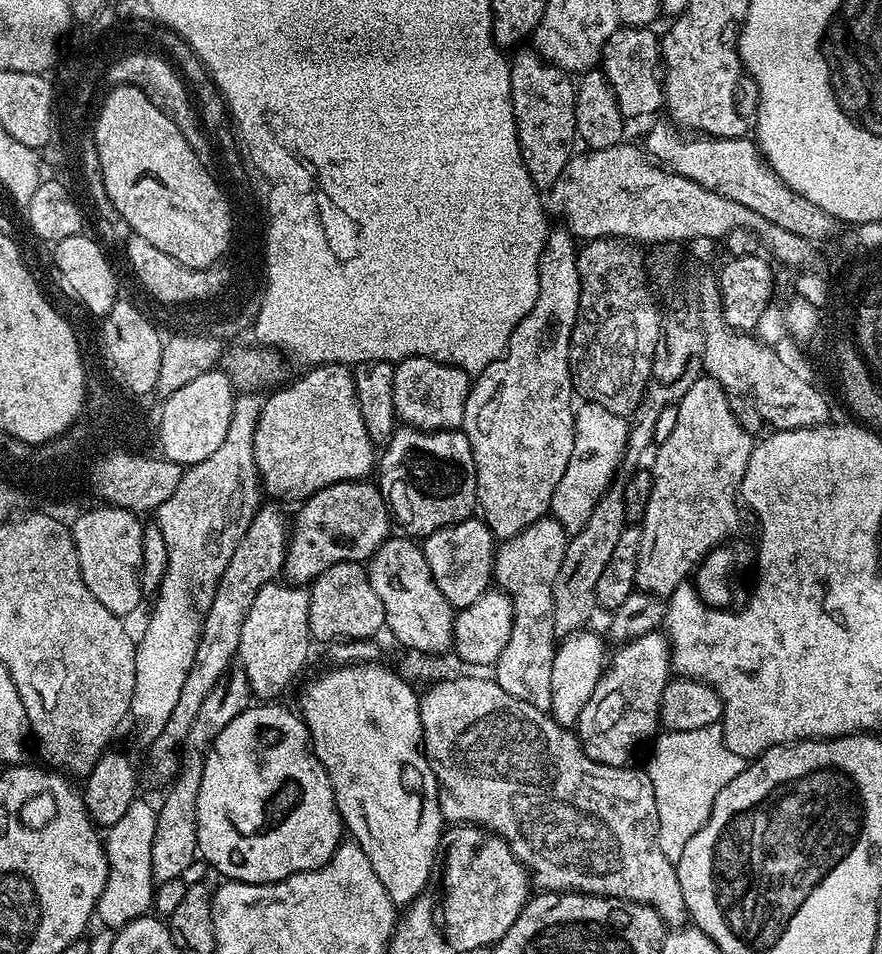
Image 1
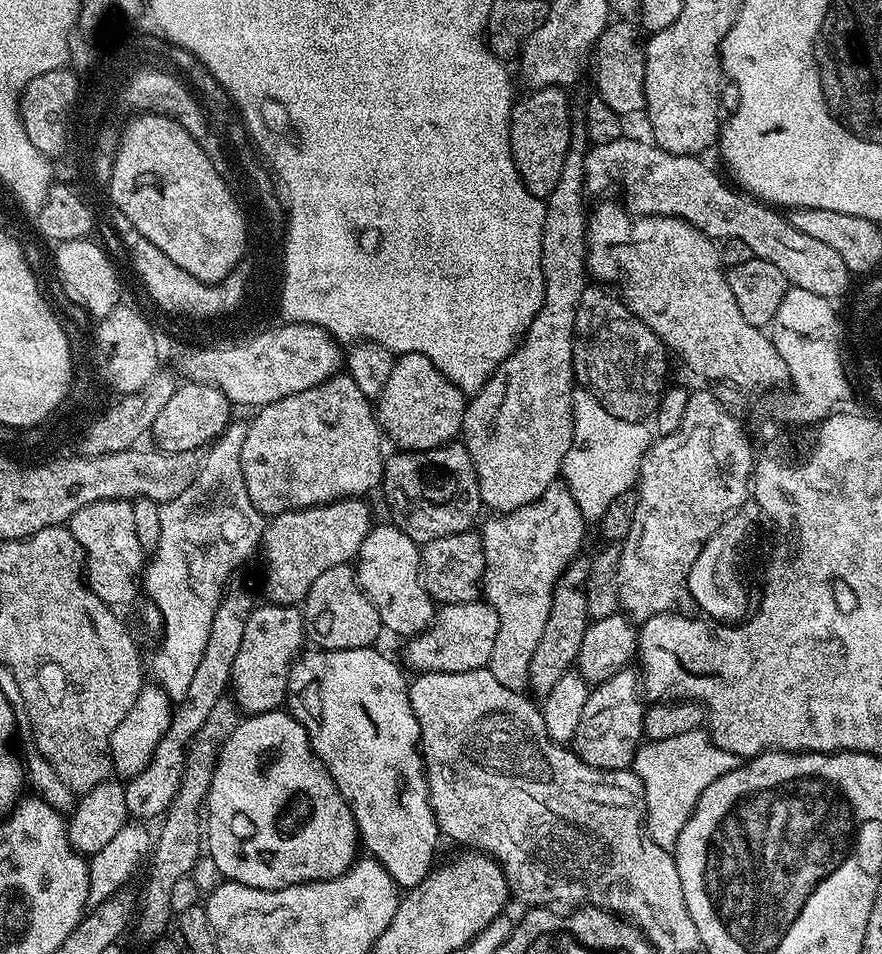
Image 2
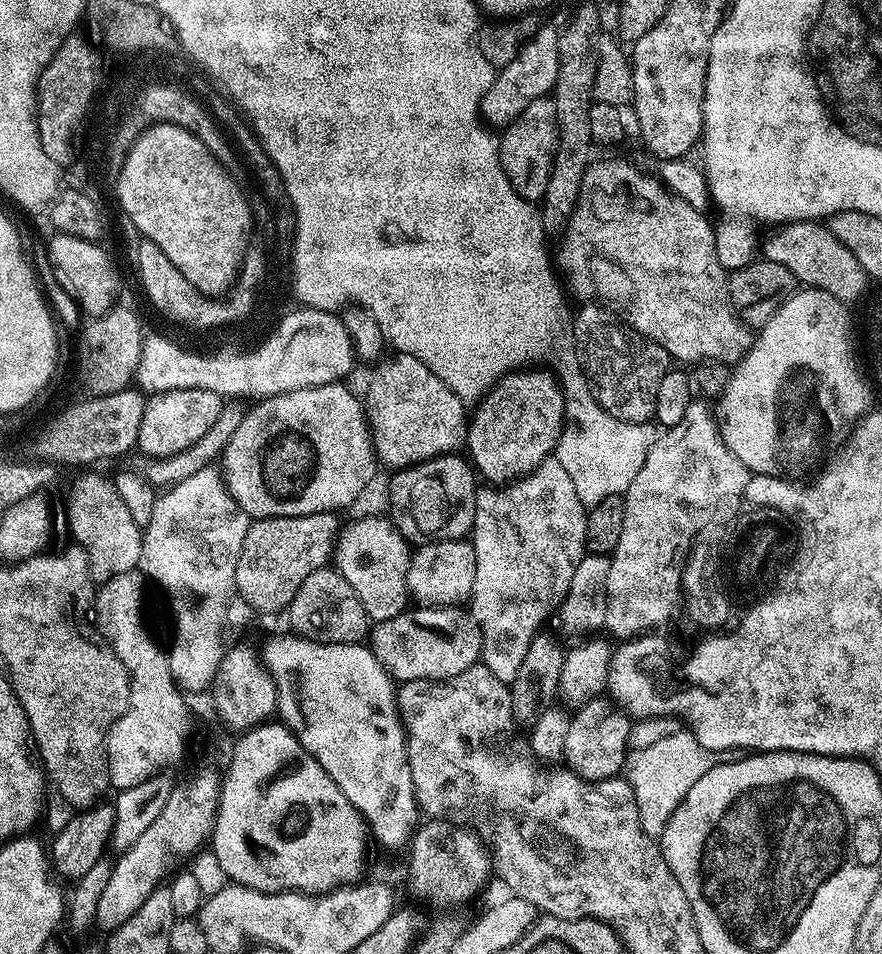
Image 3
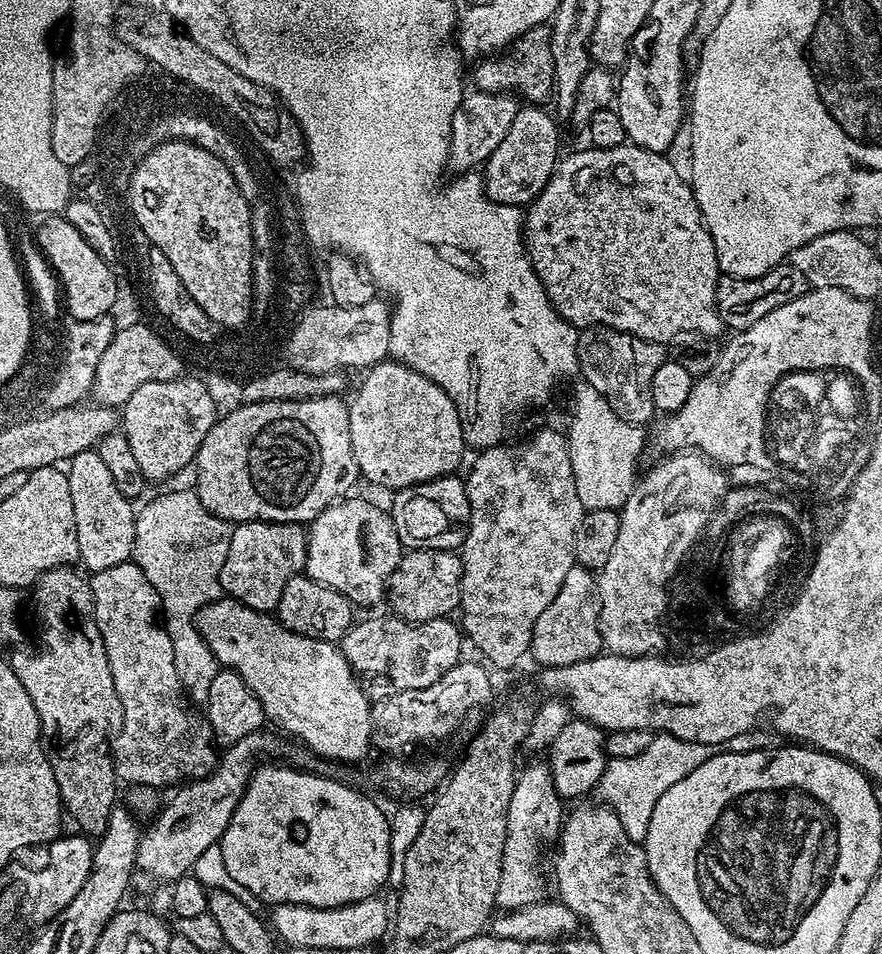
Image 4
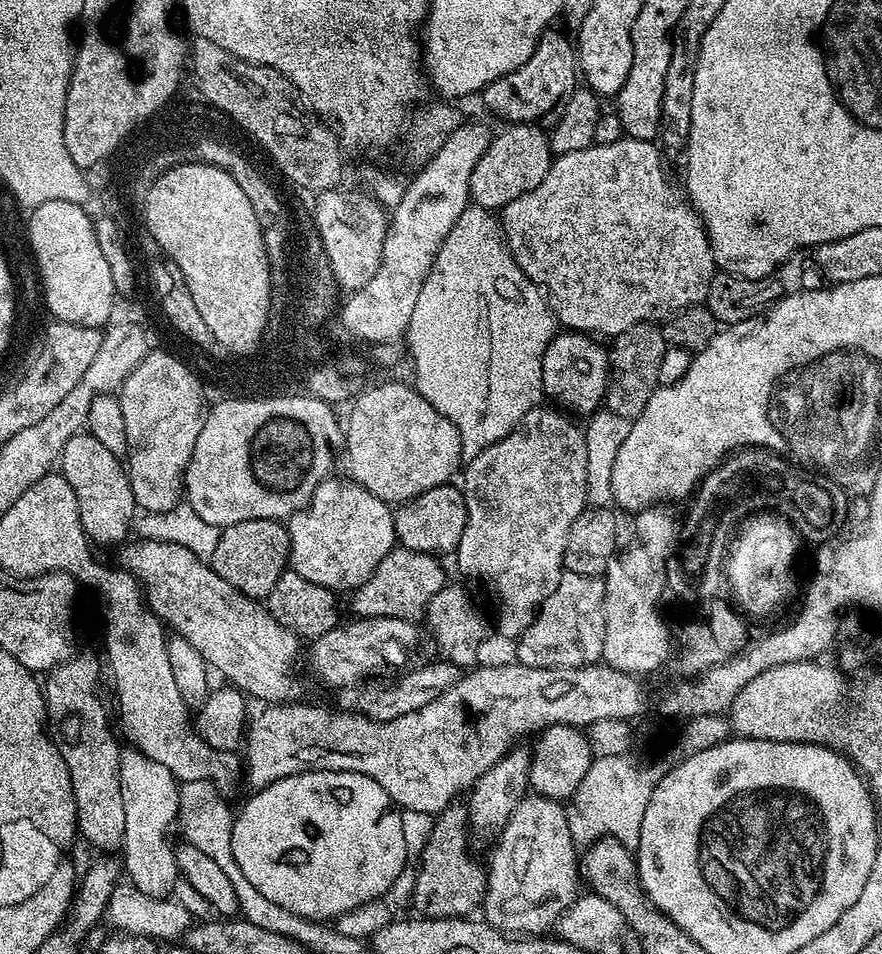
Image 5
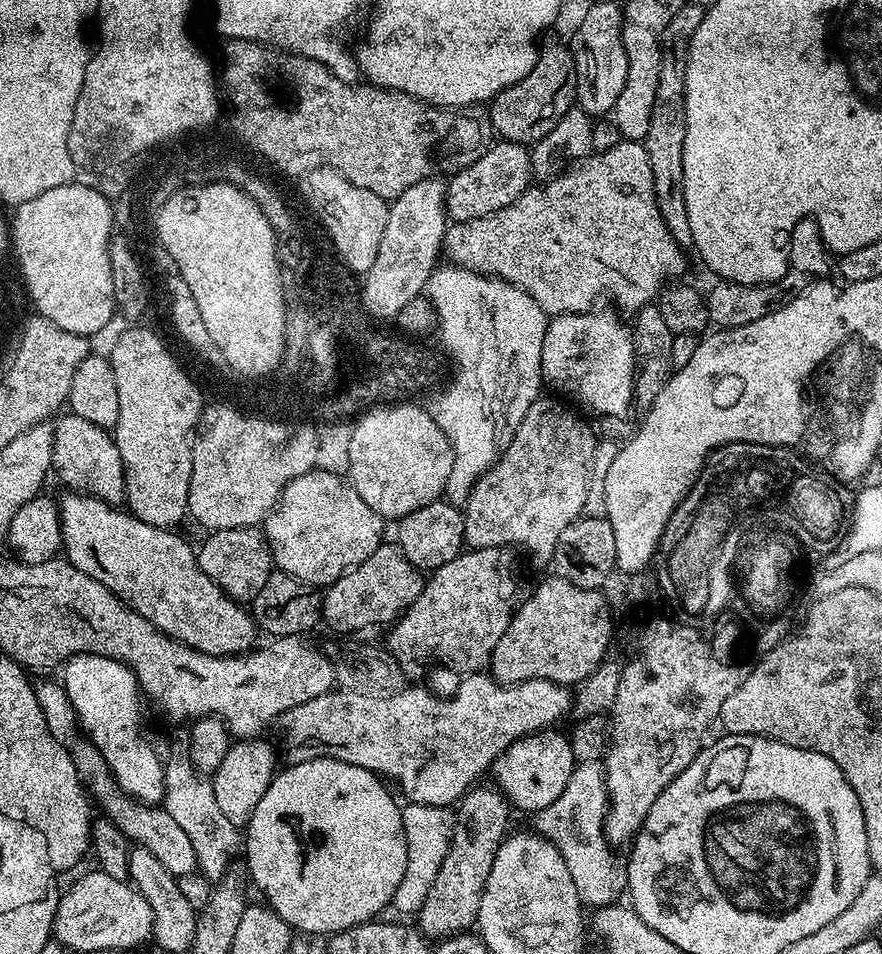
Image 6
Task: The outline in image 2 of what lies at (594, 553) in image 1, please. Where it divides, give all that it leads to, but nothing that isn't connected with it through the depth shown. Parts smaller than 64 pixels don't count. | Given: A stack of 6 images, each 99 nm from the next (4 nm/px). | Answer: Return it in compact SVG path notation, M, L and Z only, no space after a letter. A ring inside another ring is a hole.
M581 554L571 560L564 573L558 578L550 602L550 615L546 620L545 629L542 630L542 637L538 640L534 655L530 658L528 688L531 693L533 691L542 698L547 696L565 673L573 667L583 635L590 623L584 591L588 585L592 560L586 556Z

